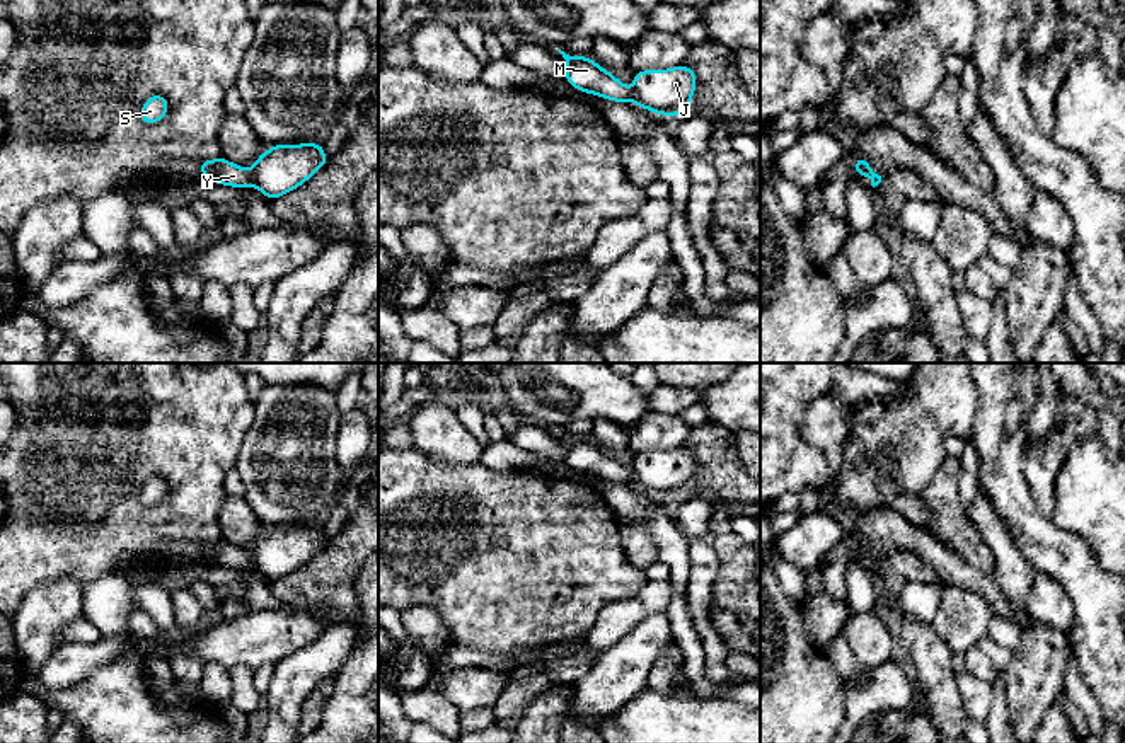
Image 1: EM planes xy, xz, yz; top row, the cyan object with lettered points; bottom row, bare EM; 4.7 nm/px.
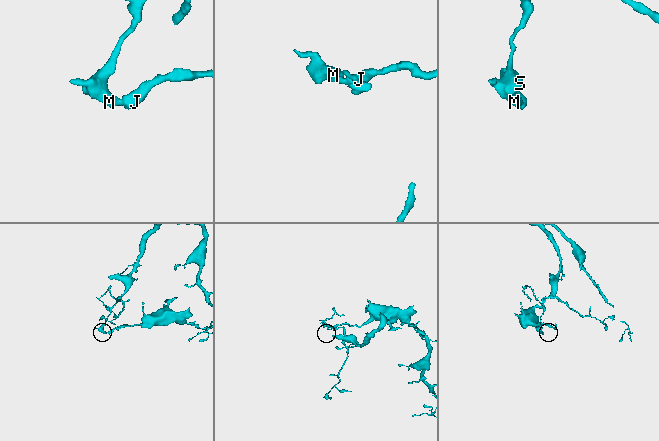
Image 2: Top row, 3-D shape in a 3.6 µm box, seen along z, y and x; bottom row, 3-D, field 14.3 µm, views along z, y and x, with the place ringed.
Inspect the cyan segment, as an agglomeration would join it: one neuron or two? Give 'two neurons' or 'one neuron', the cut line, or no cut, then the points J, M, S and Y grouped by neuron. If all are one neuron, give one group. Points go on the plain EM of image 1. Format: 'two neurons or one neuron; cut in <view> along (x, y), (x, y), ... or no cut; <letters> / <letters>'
two neurons; cut in xy along (249, 552), (253, 566); J / M S Y

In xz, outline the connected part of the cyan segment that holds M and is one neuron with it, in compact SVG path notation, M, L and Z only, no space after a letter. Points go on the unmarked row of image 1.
M557 431L566 441L564 462L576 472L605 479L612 484L634 484L634 475L610 453L590 438L569 438Z

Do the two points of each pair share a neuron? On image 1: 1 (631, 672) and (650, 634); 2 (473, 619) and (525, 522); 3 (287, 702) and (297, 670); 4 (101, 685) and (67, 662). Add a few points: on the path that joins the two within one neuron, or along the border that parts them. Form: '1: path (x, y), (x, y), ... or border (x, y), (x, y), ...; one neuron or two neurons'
1: path (634, 663), (634, 655), (645, 643); one neuron
2: path (493, 595), (501, 583), (507, 566), (525, 546); one neuron
3: path (287, 694), (294, 679); one neuron
4: border (123, 656), (101, 663), (67, 687), (50, 691); two neurons

